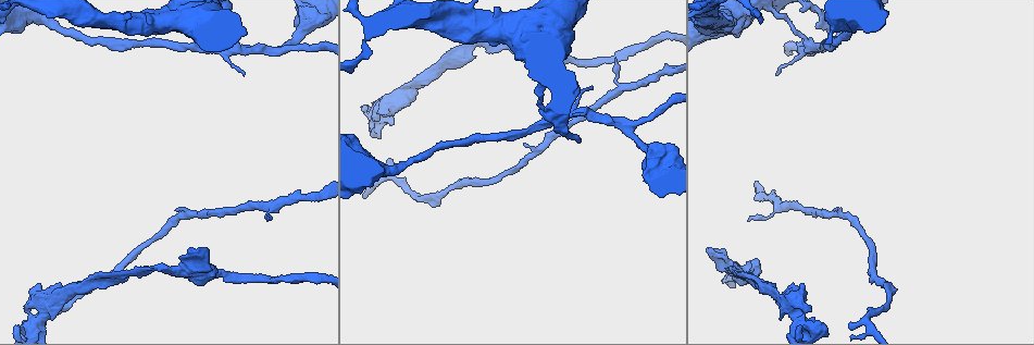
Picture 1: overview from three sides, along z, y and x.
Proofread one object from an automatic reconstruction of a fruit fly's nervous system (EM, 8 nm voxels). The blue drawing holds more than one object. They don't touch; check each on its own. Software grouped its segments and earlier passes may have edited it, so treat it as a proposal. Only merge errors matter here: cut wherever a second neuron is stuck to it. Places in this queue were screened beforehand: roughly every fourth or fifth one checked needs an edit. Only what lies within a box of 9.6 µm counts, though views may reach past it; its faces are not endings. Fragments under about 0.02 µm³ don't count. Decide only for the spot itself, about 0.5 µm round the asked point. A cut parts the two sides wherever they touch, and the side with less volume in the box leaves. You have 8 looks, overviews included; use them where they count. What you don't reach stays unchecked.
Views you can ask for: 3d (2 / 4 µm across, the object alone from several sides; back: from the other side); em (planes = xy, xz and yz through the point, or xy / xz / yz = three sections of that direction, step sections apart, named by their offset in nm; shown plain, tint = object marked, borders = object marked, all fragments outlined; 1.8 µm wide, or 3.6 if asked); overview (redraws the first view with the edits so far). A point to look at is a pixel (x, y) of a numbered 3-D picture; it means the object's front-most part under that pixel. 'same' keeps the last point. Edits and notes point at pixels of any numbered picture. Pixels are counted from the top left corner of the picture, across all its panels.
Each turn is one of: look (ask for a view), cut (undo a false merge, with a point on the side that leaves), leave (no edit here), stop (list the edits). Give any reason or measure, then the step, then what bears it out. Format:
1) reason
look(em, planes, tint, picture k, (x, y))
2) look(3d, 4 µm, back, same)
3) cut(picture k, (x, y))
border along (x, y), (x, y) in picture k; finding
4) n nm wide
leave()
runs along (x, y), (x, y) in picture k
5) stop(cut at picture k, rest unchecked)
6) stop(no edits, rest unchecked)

branch point
look(3d, 2 µm, picture 1, (628, 128))

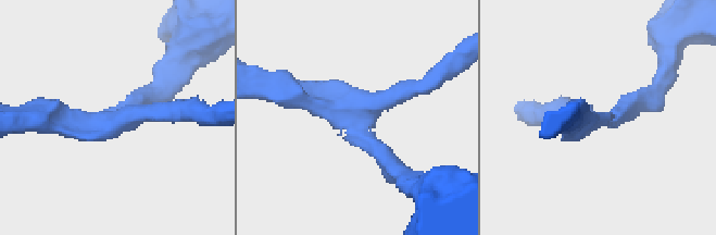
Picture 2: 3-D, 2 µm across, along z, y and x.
3 arms; arms of 160, 190, 200 nm; now the EM
look(em, xz, step 4, tint, picture 2, (108, 120))

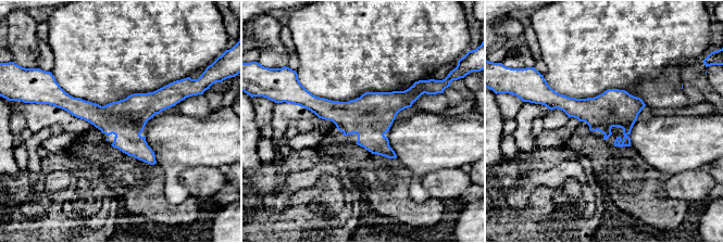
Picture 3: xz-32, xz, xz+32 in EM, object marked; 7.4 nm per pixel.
cut it another way
look(em, planes, tint, same)

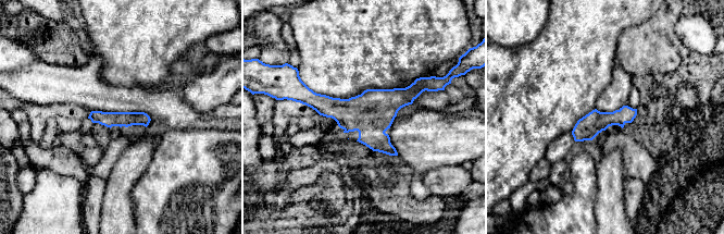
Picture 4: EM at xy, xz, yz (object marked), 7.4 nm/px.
110 nm wide
leave()
runs along (421, 87), (379, 107), (303, 96) in picture 4; all the same neuron

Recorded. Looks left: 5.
thick turns thin
look(em, xz, step 4, tint, picture 1, (775, 14))

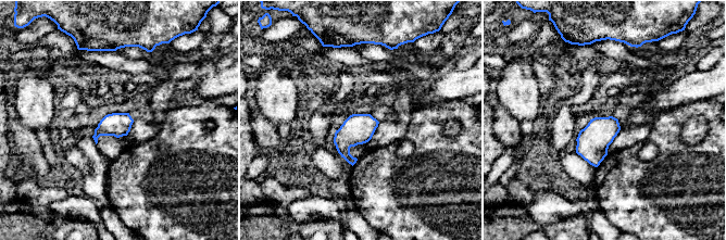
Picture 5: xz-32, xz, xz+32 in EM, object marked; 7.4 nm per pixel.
another direction
look(em, planes, tint, same)

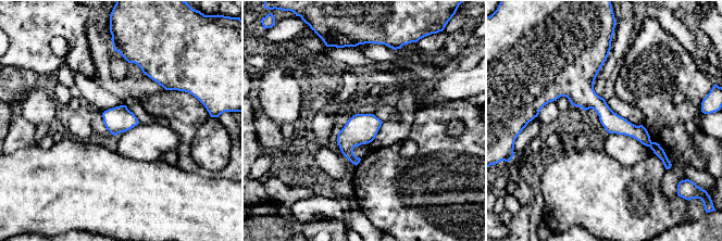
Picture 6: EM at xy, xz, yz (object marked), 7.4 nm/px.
140 nm wide
cut(picture 6, (655, 147))
border along (651, 142), (649, 146) in picture 6; two neurons meet here

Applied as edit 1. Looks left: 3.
look(overview)

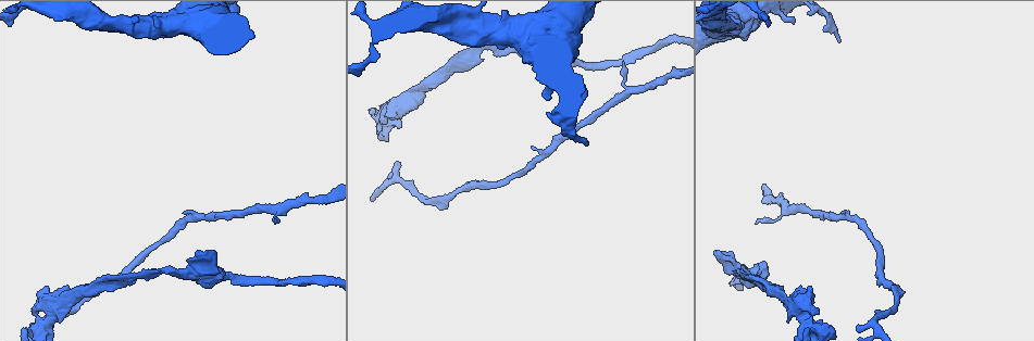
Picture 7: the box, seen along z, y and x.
arms part here
look(em, planes, borders, picture 7, (798, 305))

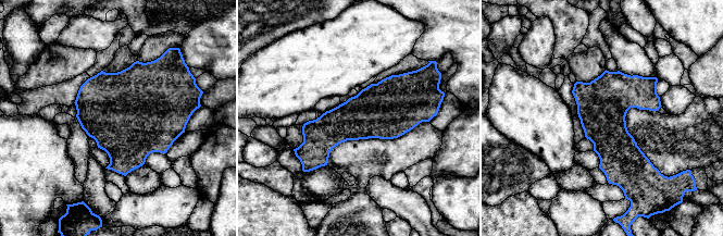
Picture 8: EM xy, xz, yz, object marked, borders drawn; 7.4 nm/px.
380 nm wide
leave()
one neuron here

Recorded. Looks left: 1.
stop(cut at picture 6, rest unchecked)

